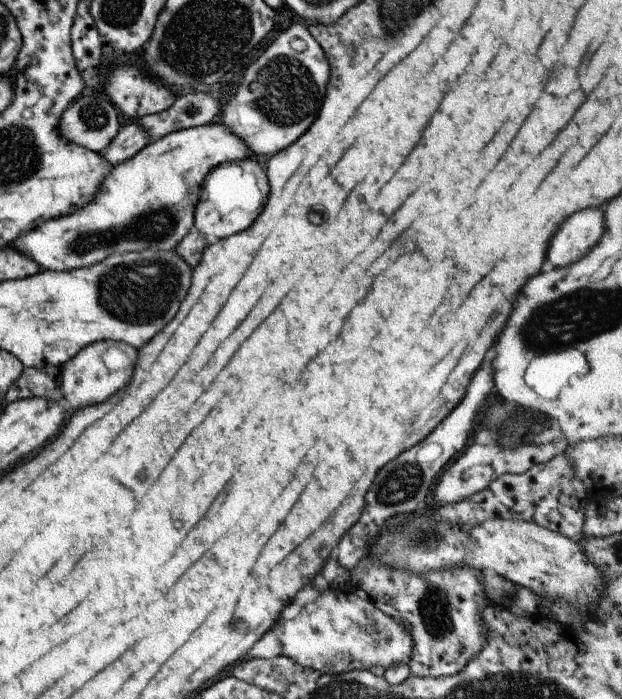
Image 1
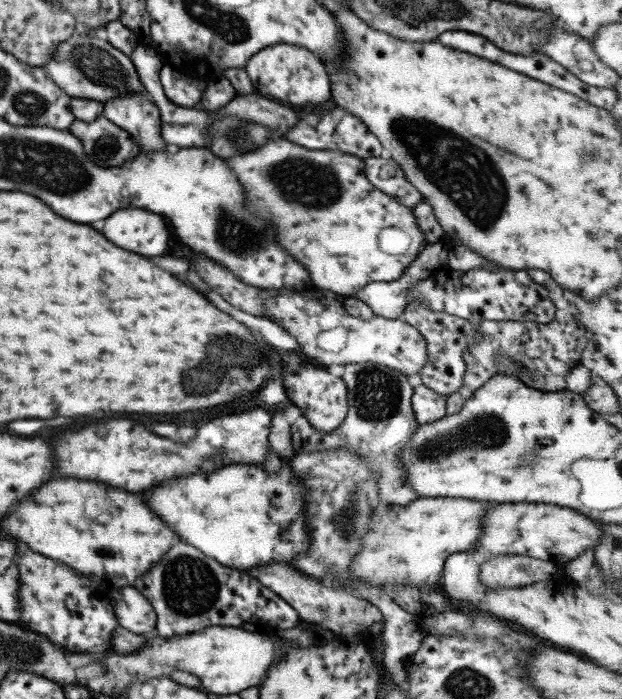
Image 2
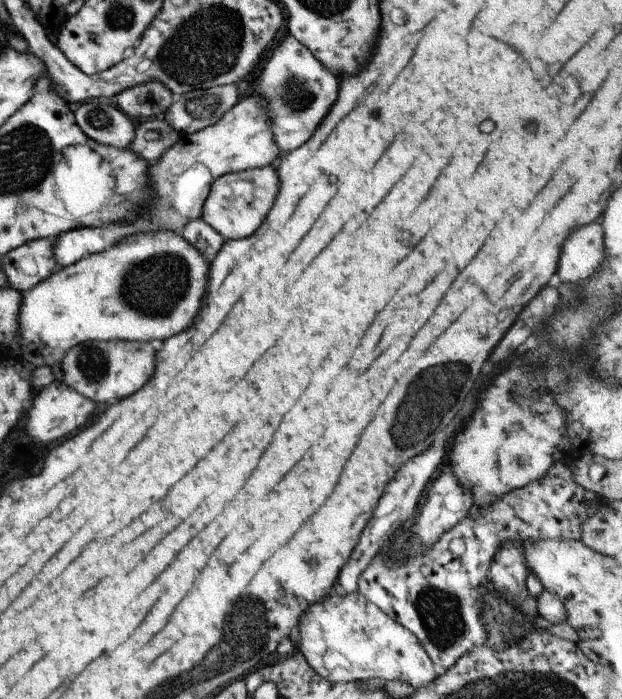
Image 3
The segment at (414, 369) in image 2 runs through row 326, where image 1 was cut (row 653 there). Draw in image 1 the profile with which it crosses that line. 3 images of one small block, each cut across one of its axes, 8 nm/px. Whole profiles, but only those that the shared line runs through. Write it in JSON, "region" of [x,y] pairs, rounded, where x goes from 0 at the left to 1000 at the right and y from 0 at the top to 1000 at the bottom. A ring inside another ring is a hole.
{"region":[[[537,841],[516,845],[508,857],[484,868],[482,877],[468,887],[457,887],[449,881],[436,900],[452,923],[452,937],[469,941],[487,956],[514,963],[590,960],[600,954],[624,957],[632,951],[654,951],[662,943],[664,917],[659,904],[641,888],[616,878],[596,861],[577,856],[571,848],[556,850]]]}

